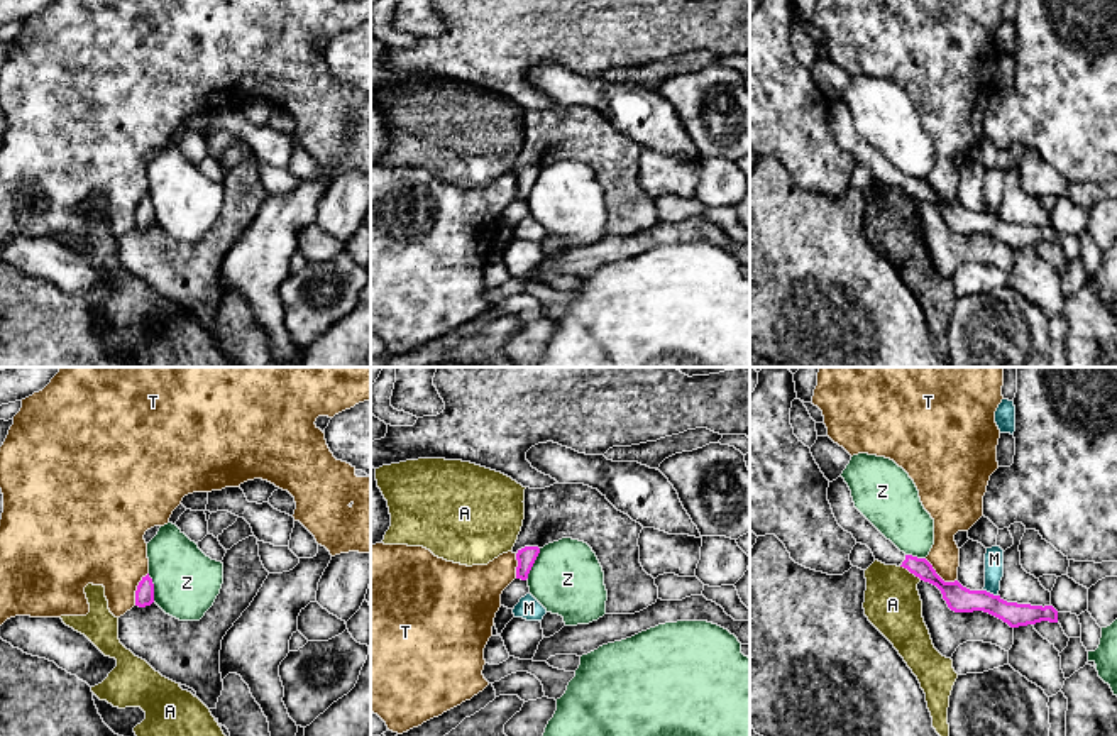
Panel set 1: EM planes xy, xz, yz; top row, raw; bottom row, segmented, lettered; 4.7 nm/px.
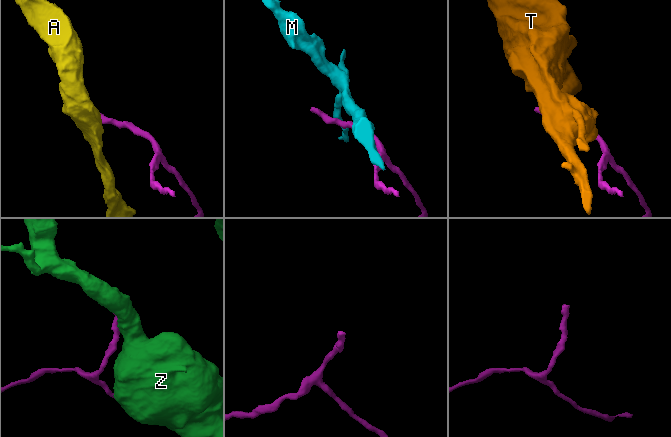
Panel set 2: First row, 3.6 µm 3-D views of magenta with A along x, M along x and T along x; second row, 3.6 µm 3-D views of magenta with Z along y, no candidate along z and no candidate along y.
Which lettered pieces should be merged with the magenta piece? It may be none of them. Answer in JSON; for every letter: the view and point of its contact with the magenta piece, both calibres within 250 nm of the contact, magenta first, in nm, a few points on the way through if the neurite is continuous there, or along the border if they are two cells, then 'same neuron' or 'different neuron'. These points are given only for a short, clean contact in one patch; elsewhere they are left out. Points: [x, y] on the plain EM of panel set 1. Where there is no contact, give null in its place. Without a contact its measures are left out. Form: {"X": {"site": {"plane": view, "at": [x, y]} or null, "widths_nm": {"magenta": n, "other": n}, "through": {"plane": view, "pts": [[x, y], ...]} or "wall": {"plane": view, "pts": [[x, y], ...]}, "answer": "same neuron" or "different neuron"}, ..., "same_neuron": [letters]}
{"A": {"site": {"plane": "yz", "at": [911, 193]}, "widths_nm": {"magenta": 120, "other": 280}, "wall": {"plane": "yz", "pts": [[899, 186], [921, 200]]}, "answer": "different neuron"}, "M": {"site": {"plane": "yz", "at": [989, 214]}, "widths_nm": {"magenta": 130, "other": 100}, "wall": {"plane": "yz", "pts": [[984, 210], [997, 217]]}, "answer": "different neuron"}, "T": {"site": {"plane": "yz", "at": [938, 197]}, "widths_nm": {"magenta": 130, "other": 140}, "wall": {"plane": "yz", "pts": [[924, 180], [945, 202], [957, 202]]}, "answer": "different neuron"}, "Z": {"site": {"plane": "xz", "at": [533, 183]}, "widths_nm": {"magenta": 90, "other": 340}, "wall": {"plane": "xz", "pts": [[540, 170], [525, 200]]}, "answer": "different neuron"}, "same_neuron": []}

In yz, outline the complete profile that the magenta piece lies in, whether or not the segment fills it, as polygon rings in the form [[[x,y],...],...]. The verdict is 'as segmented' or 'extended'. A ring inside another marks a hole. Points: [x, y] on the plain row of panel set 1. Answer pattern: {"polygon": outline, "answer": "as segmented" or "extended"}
{"polygon": [[[843,98],[829,103],[828,122],[838,146],[851,154],[856,164],[867,166],[875,181],[885,186],[900,186],[921,201],[936,206],[951,232],[983,232],[1002,240],[1010,249],[1036,245],[1041,242],[1058,244],[1058,232],[1053,227],[1043,228],[1007,223],[1000,217],[993,217],[987,211],[970,211],[958,201],[944,203],[926,179],[900,173],[855,129],[851,112]]], "answer": "extended"}

